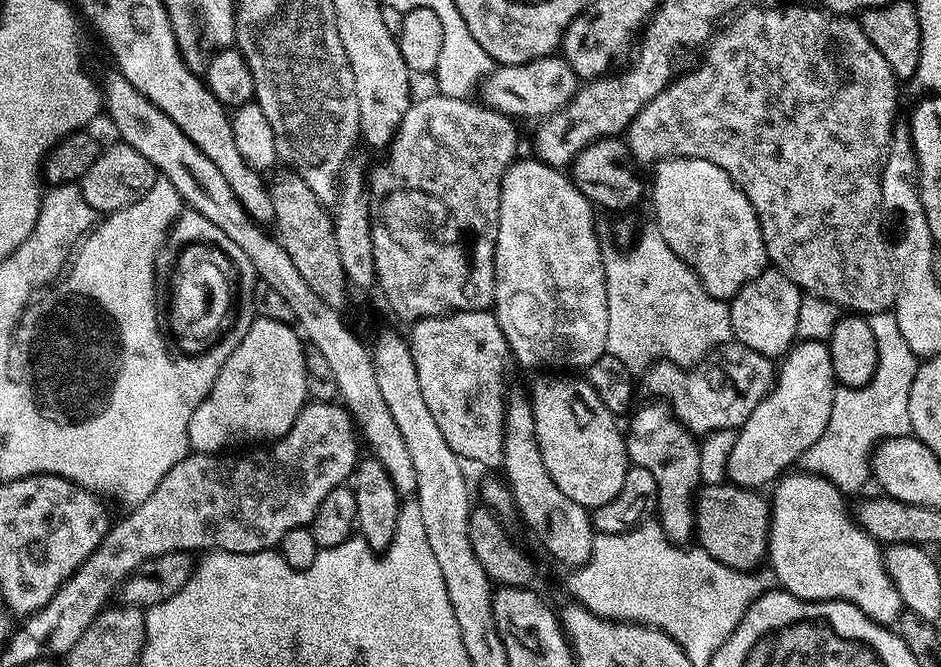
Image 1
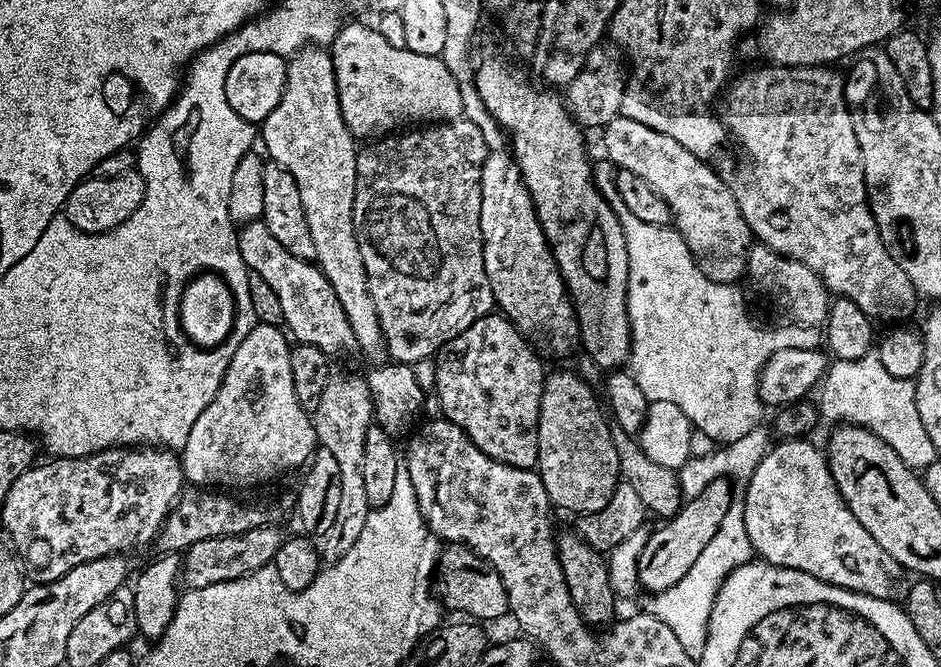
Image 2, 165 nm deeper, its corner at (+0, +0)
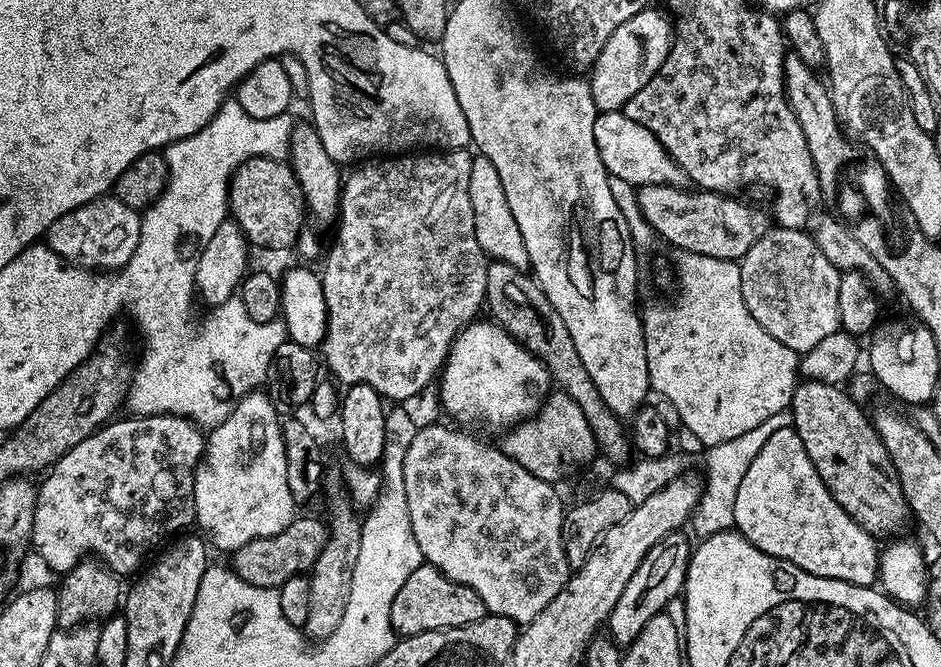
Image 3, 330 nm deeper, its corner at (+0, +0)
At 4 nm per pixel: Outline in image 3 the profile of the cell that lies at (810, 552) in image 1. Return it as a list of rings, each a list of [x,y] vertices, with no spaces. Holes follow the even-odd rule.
[[[778,426],[762,450],[750,462],[750,470],[746,470],[742,478],[742,486],[738,486],[738,498],[734,498],[732,523],[735,531],[745,536],[752,545],[766,554],[779,560],[789,560],[794,566],[806,570],[815,576],[850,582],[854,586],[871,588],[877,583],[880,575],[881,549],[876,548],[877,537],[872,536],[826,490],[822,478],[818,478],[818,470],[814,470],[814,462],[810,462],[810,454],[806,454],[806,446],[802,446],[802,438],[798,438],[795,428]]]

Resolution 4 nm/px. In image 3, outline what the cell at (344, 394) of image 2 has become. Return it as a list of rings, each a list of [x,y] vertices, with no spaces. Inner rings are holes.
[[[346,487],[332,488],[328,492],[328,541],[322,554],[316,559],[315,566],[310,569],[310,618],[306,618],[302,629],[305,636],[313,641],[325,640],[334,630],[338,630],[338,622],[342,622],[342,614],[346,614],[346,602],[350,602],[350,586],[354,566],[358,562],[362,543],[362,520],[358,515]]]

